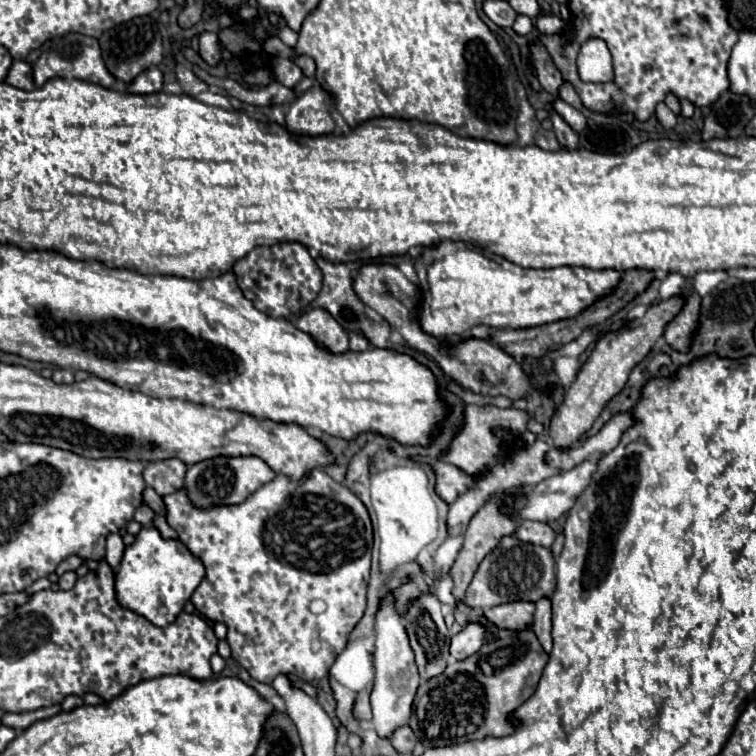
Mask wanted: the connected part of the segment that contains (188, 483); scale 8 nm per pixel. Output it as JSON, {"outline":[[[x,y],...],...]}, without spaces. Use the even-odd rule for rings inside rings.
{"outline":[[[219,456],[219,458],[211,458],[189,466],[185,476],[185,490],[195,508],[207,510],[215,506],[241,504],[247,496],[251,496],[255,490],[259,490],[265,482],[273,478],[275,478],[275,472],[257,456],[239,456],[239,458]]]}

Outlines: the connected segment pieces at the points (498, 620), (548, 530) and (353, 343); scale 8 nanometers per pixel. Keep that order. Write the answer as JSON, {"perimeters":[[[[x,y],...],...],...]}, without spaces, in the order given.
{"perimeters":[[[[519,600],[519,602],[507,602],[495,608],[489,608],[485,610],[485,616],[491,624],[499,628],[525,628],[531,624],[533,612],[535,612],[533,602]]],[[[521,520],[515,536],[521,542],[531,542],[535,546],[543,546],[543,548],[551,548],[555,542],[555,530],[545,524],[545,522],[535,522],[535,520]]],[[[351,332],[351,334],[349,334],[349,348],[367,350],[367,348],[369,348],[369,340],[367,340],[361,332]]]]}

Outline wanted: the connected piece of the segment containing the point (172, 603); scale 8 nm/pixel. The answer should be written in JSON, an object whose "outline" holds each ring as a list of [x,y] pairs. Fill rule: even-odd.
{"outline":[[[151,526],[143,528],[131,546],[125,548],[121,566],[115,574],[115,592],[119,604],[141,616],[145,616],[155,626],[167,626],[175,622],[177,614],[189,602],[195,588],[205,578],[205,566],[191,550],[187,550],[181,540],[163,538],[161,532]]]}

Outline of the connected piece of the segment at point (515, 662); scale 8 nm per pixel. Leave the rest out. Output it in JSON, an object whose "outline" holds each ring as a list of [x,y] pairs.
{"outline":[[[531,628],[521,632],[499,632],[497,640],[485,644],[479,652],[471,654],[461,662],[451,662],[447,666],[447,672],[443,672],[439,680],[427,680],[419,686],[409,726],[413,728],[419,742],[427,748],[463,744],[469,740],[483,740],[487,736],[509,736],[519,728],[519,720],[513,716],[513,712],[533,696],[547,662],[549,654],[543,650],[539,638]]]}

